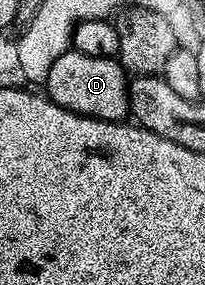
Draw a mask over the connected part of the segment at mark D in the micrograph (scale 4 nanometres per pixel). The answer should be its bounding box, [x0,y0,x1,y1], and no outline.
[43,50,130,121]

